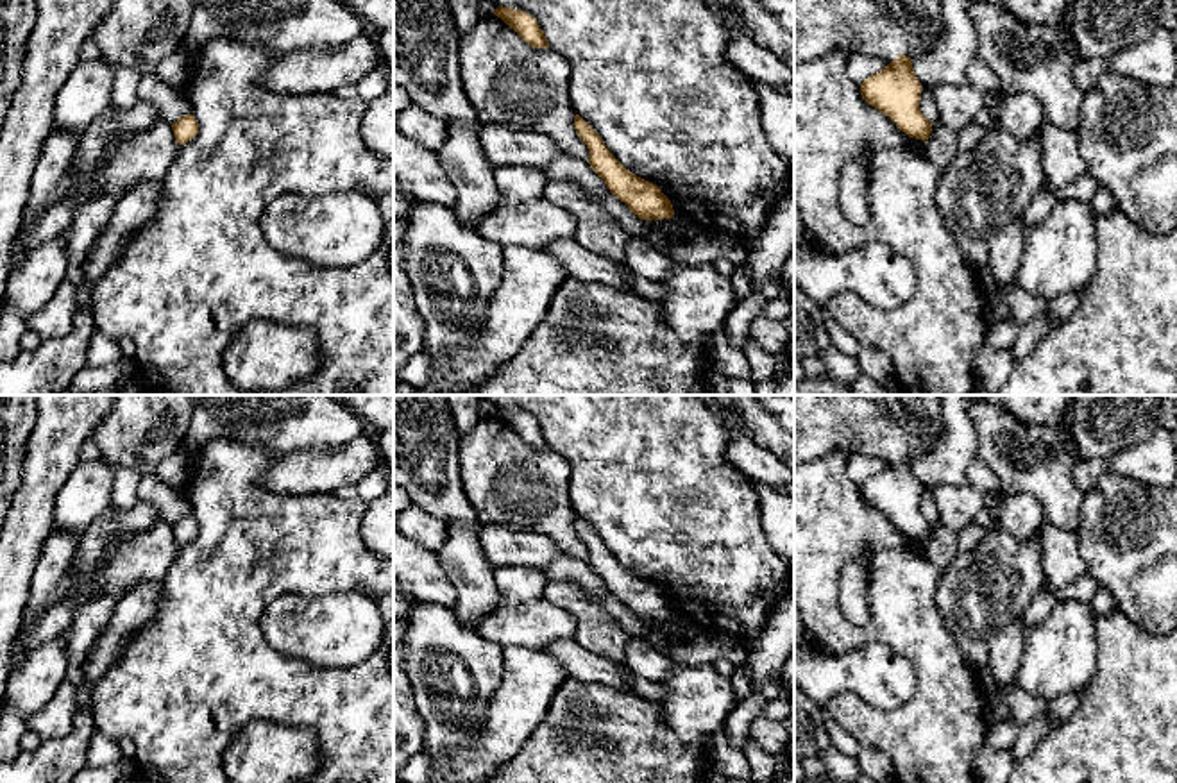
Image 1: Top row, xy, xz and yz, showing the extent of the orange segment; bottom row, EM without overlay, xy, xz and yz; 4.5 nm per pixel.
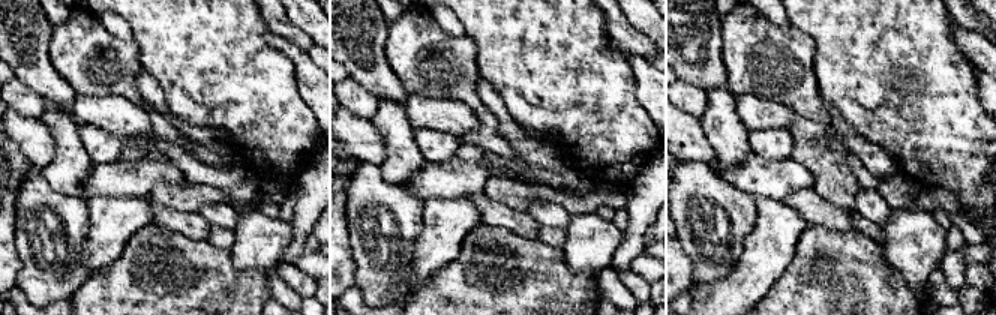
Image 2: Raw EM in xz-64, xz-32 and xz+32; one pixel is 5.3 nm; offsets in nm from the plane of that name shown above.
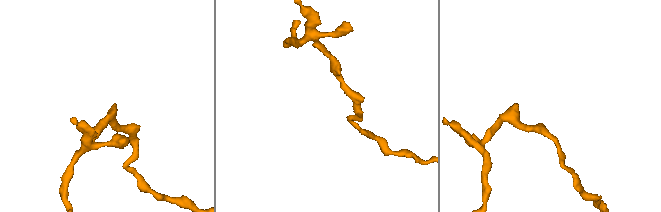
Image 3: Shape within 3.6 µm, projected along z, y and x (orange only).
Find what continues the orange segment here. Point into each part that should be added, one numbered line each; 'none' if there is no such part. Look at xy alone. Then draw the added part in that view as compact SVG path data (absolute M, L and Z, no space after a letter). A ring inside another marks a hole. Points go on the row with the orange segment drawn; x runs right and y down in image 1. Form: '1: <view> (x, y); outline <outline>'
none

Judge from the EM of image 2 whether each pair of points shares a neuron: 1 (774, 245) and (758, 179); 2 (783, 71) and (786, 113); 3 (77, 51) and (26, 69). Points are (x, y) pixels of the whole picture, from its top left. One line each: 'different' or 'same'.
1: different
2: different
3: different

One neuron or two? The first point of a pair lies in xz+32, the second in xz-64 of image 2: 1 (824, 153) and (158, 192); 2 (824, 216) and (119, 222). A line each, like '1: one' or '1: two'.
1: one
2: two

